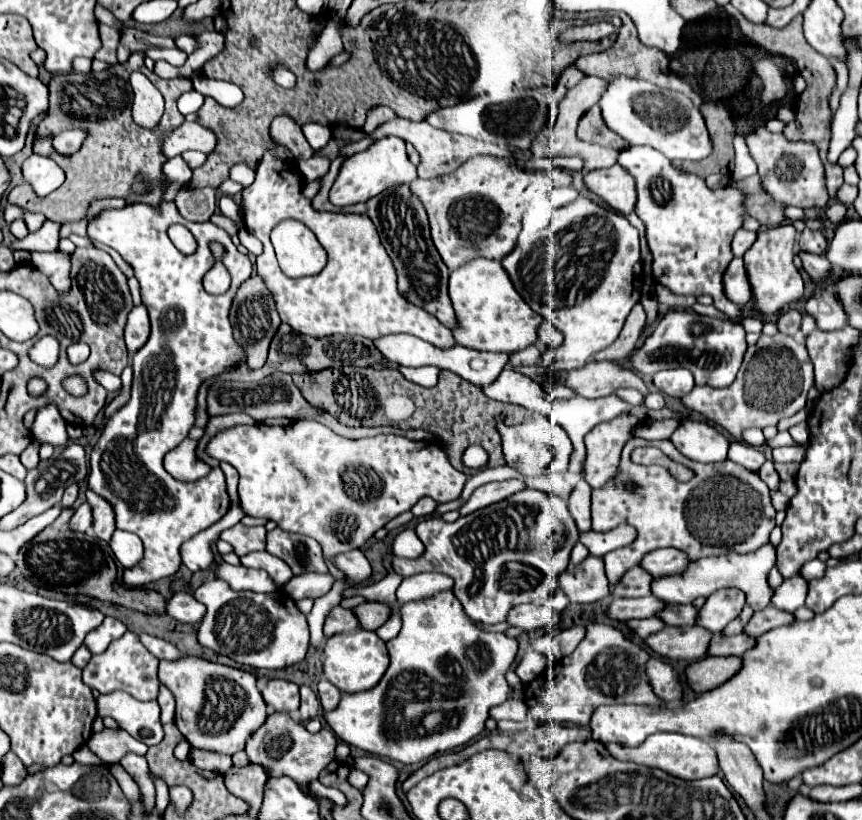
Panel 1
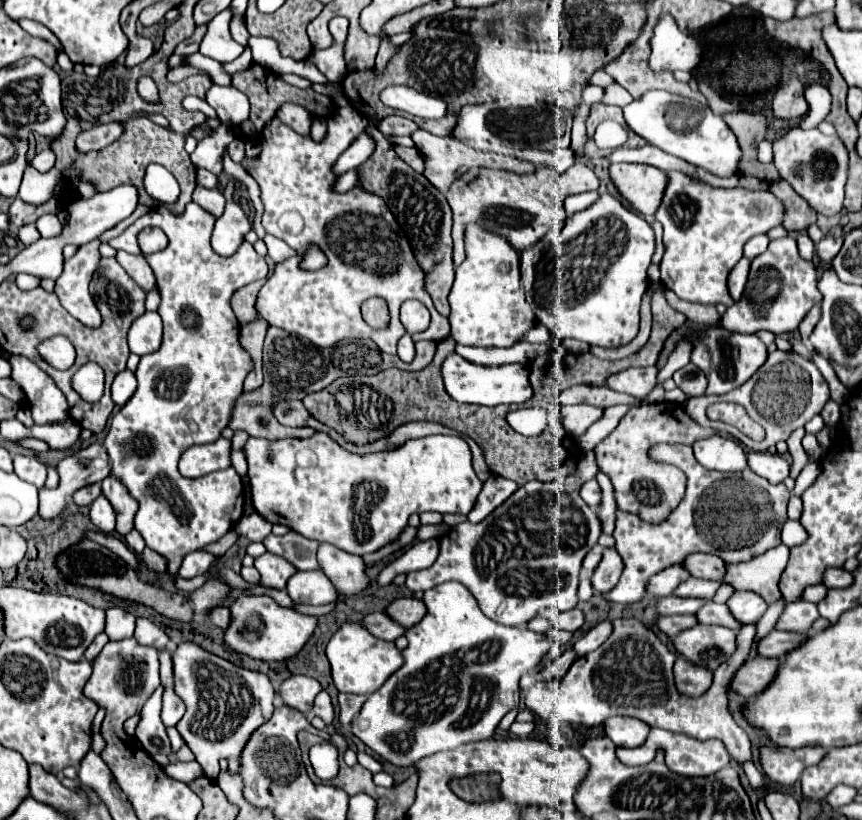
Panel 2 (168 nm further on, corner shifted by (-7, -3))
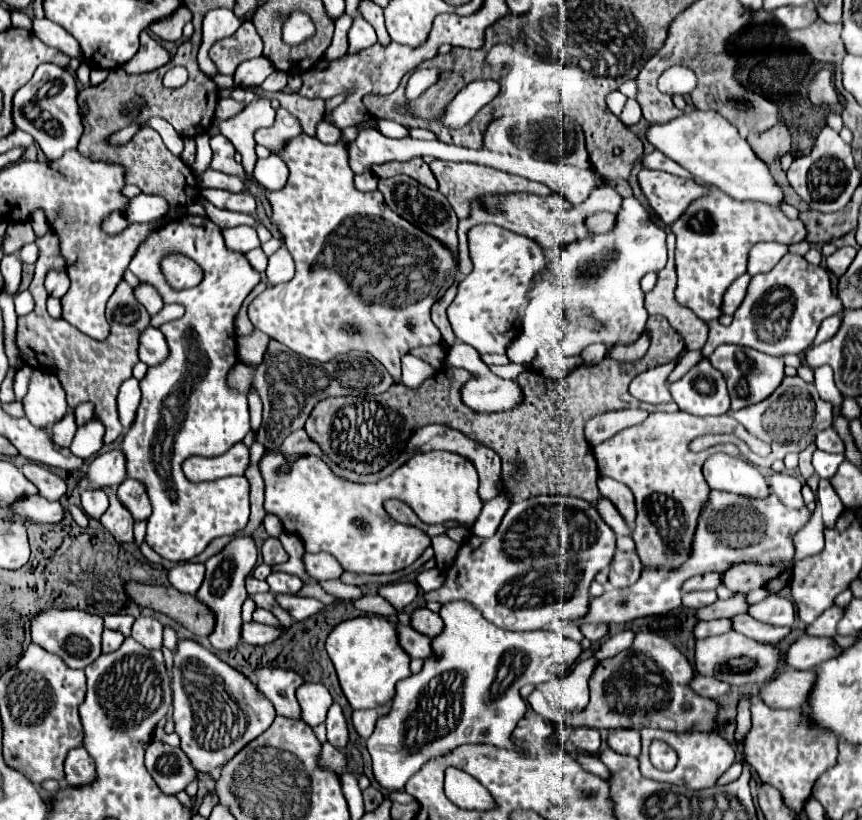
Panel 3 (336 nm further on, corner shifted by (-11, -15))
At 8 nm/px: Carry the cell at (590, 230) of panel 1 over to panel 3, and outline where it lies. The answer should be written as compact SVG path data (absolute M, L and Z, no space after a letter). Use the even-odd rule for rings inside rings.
M626 198L622 202L622 208L618 212L618 222L612 232L594 234L586 240L578 240L578 242L566 246L558 260L562 260L562 276L558 276L558 280L562 280L560 282L562 288L560 288L560 294L554 296L556 298L554 304L562 304L562 300L566 300L566 328L562 328L562 352L566 356L576 356L586 346L596 344L596 342L602 342L606 346L636 342L648 320L640 280L644 274L660 272L666 266L666 232L652 220L650 210L646 206L642 206L636 198ZM580 308L588 308L592 312L592 316L604 324L604 328L590 330L590 328L578 326L576 320L578 320Z

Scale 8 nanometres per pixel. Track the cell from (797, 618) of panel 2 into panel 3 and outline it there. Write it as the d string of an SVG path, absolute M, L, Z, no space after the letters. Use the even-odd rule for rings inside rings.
M832 606L828 608L814 624L808 626L808 634L812 636L836 636L836 624L842 620L844 608Z

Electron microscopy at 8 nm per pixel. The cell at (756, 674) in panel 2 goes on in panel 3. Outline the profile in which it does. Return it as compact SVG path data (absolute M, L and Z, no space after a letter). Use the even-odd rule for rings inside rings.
M786 670L780 672L770 684L764 684L760 690L760 698L770 708L806 708L808 696L816 684L816 672L800 672Z

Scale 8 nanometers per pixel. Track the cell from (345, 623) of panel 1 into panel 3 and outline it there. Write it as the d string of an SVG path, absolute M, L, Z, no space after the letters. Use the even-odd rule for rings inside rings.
M400 626L398 628L398 636L400 636L400 644L402 648L412 656L412 658L420 658L420 660L428 660L428 658L436 658L434 650L432 650L432 640L420 632L416 632L412 626Z

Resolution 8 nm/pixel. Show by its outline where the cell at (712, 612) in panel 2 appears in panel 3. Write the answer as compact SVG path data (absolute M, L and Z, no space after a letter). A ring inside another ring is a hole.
M742 614L742 616L734 616L734 630L758 640L758 642L768 642L768 644L778 644L782 642L790 632L792 628L778 628L778 626L770 626L770 624L762 624L758 620L754 620L752 616L748 614Z

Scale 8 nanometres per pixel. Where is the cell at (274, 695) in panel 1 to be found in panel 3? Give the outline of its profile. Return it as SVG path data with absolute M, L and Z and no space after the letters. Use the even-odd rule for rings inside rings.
M302 684L296 696L302 706L302 720L312 728L326 720L326 712L334 702L324 684Z

